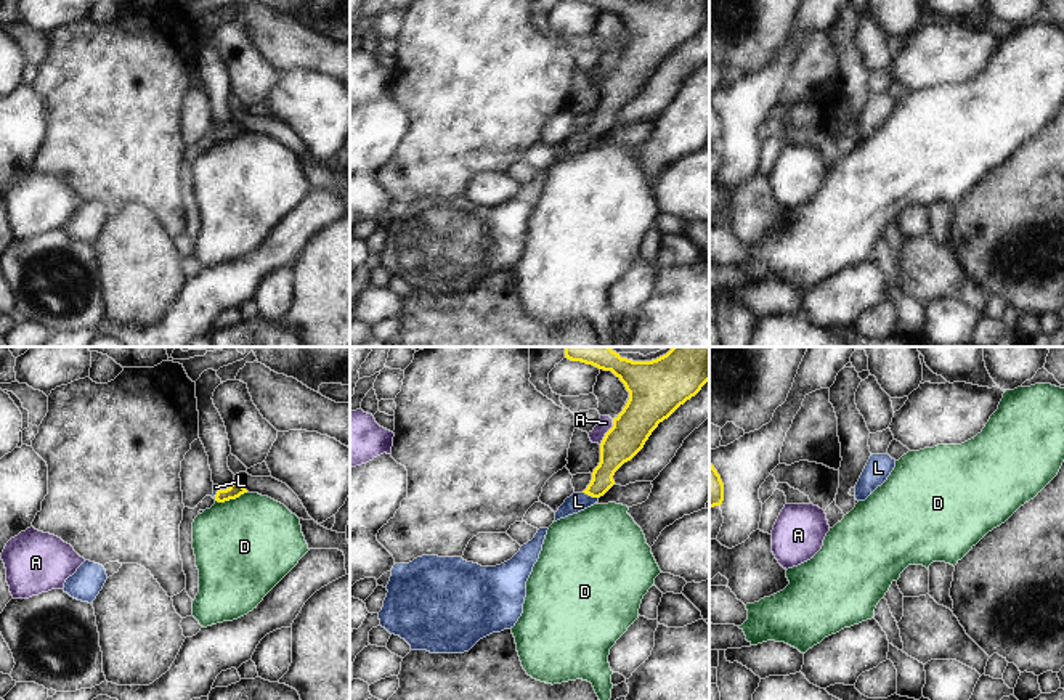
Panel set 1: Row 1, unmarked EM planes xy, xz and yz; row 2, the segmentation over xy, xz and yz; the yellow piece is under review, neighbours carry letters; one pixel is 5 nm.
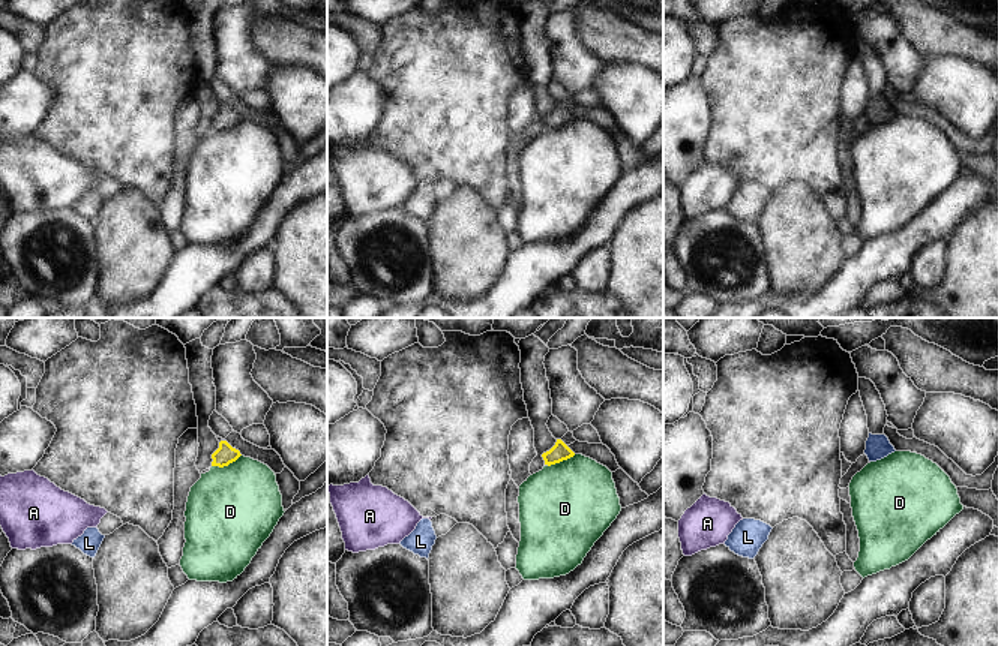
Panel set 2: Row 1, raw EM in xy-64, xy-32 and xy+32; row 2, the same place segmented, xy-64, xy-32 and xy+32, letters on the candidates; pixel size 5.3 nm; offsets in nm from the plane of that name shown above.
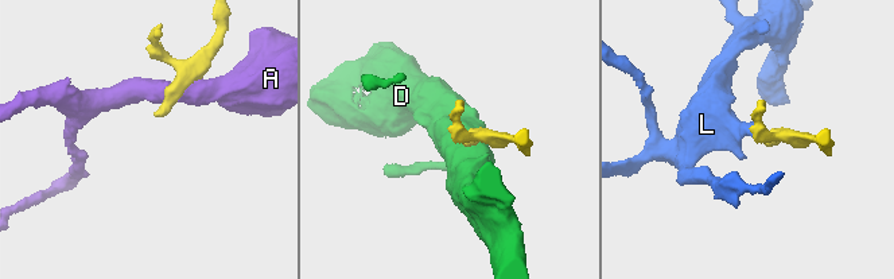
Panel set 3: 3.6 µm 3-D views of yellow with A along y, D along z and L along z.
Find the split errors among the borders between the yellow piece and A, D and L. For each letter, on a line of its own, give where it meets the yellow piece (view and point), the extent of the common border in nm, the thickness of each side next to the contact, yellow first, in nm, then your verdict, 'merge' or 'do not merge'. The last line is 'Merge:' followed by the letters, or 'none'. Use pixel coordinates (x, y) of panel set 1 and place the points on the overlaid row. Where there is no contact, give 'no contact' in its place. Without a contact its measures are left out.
A: meets yellow in xz at (607, 432); contact 150 nm long; 200 nm thick on the yellow side, 70 nm on the other; do not merge
D: meets yellow in xy at (231, 498); contact 180 nm long; 70 nm thick on the yellow side, 480 nm on the other; do not merge
L: meets yellow in xz at (591, 495); contact 90 nm long; 150 nm thick on the yellow side, 100 nm on the other; merge
Merge: L

